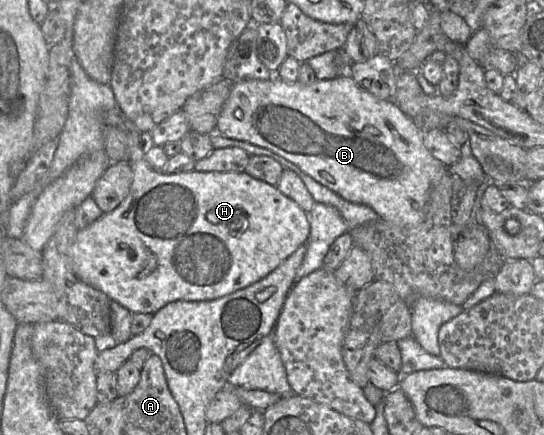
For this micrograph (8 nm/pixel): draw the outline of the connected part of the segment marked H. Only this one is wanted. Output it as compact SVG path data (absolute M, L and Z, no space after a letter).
M117 106L104 114L104 126L113 125L123 130L129 137L129 164L133 181L123 202L112 212L104 213L88 227L78 230L70 248L70 258L74 274L84 283L103 292L111 301L116 301L131 313L155 314L166 304L178 300L214 300L245 288L266 277L301 245L306 244L310 233L309 215L292 199L284 195L275 185L256 179L244 172L198 171L166 173L152 169L145 160L145 145L142 131Z

